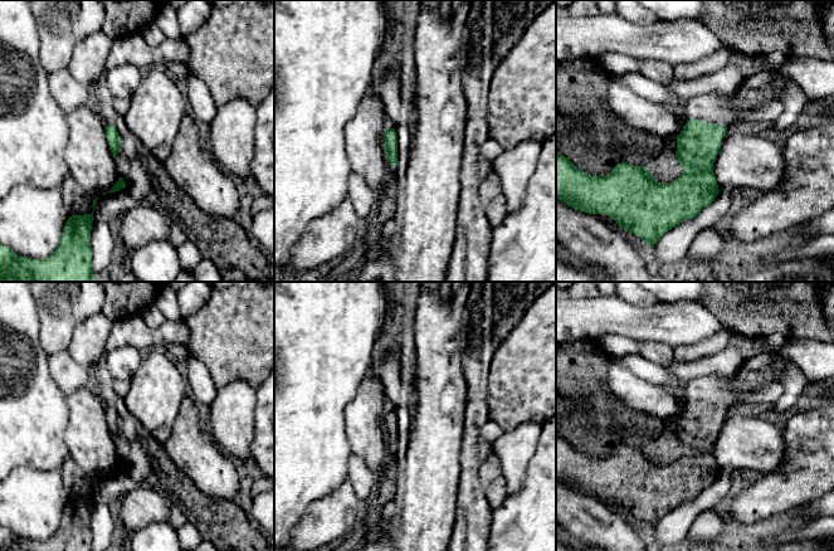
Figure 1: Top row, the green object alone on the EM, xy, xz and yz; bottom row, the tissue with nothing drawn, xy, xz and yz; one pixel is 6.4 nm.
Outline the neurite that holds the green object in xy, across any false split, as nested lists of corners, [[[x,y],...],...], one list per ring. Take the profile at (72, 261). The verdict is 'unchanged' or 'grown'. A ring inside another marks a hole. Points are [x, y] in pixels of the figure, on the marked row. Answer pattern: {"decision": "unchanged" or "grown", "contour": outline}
{"decision": "unchanged", "contour": [[[93,211],[69,216],[58,248],[47,259],[31,259],[0,244],[0,282],[97,282],[92,270]]]}

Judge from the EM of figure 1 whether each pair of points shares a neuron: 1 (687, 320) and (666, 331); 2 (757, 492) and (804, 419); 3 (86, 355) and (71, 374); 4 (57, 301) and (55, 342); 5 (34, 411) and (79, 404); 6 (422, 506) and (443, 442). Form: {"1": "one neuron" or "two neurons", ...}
{"1": "one neuron", "2": "one neuron", "3": "two neurons", "4": "one neuron", "5": "two neurons", "6": "one neuron"}

